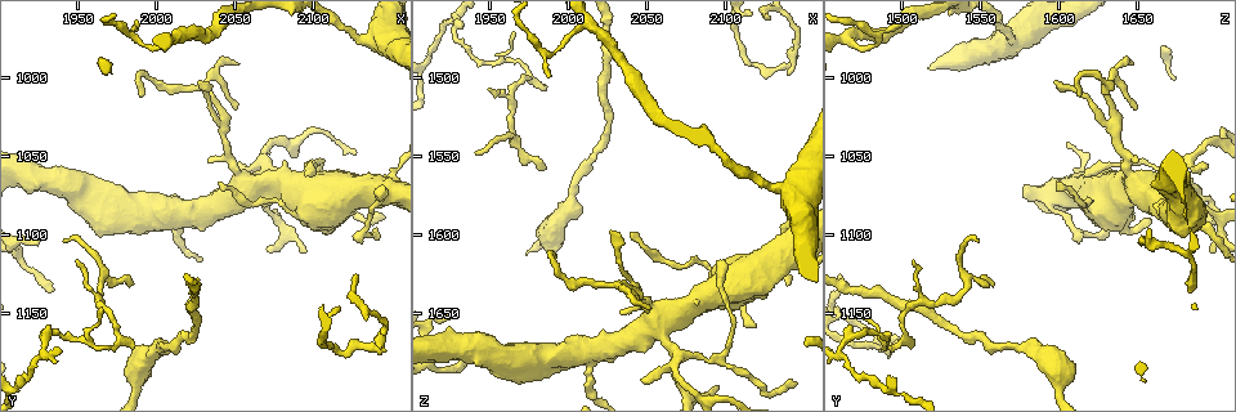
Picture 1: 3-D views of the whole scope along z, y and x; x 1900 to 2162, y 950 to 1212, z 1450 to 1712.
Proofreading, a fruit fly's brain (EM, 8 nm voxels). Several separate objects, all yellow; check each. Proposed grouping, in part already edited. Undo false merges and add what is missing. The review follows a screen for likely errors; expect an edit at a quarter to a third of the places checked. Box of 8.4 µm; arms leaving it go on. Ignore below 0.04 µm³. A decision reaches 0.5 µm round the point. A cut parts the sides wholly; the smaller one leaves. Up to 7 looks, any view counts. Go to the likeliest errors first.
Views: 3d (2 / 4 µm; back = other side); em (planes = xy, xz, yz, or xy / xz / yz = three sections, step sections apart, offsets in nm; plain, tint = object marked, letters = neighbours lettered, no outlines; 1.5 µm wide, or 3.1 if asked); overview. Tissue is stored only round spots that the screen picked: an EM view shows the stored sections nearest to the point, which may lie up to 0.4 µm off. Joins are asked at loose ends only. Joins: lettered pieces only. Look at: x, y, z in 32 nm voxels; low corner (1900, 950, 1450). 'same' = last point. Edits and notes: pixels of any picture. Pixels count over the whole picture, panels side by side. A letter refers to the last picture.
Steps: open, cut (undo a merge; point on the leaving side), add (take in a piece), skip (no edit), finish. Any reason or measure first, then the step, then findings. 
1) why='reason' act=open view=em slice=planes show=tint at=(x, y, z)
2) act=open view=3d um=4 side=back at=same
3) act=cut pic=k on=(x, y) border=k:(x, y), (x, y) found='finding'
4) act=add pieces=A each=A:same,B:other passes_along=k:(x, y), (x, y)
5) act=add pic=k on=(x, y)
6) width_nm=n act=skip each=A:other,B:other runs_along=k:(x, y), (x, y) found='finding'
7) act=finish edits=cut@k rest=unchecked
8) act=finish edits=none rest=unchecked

why='an open end' act=open view=em slice=planes show=letters at=(2048, 1058, 1692)

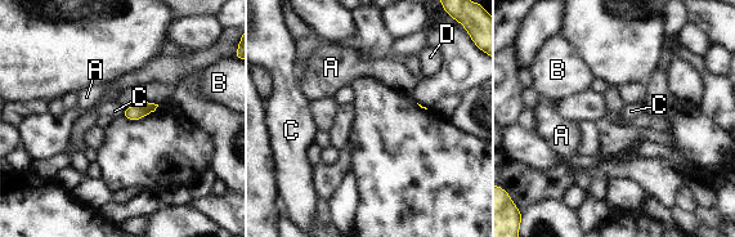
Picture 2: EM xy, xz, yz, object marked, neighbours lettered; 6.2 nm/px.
act=skip each=A:other,B:other,C:other,D:other border=2:(125, 108), (121, 115) found='none of them fits'

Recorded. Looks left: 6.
why='an open end' act=open view=3d um=2 at=(1982, 1134, 1558)

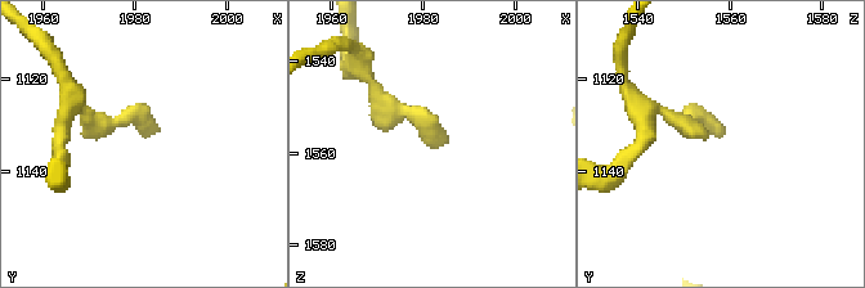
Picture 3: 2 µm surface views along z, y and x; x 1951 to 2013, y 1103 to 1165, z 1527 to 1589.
act=open view=em slice=yz step=8 show=letters at=(1983, 1132, 1559)

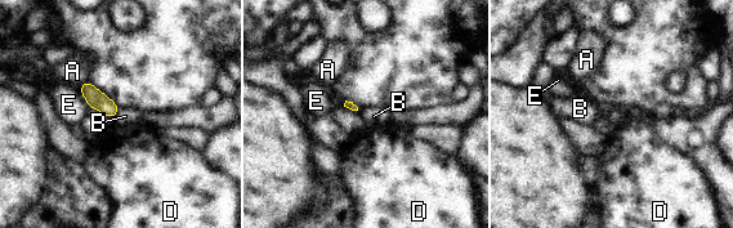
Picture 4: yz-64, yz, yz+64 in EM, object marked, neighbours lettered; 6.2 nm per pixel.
act=skip each=A:other,B:other,D:other,E:other border=4:(119, 110), (114, 119) found='none of them fits'

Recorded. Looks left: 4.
why='free end' act=open view=em slice=xz step=4 show=plain at=(2116, 1090, 1660)

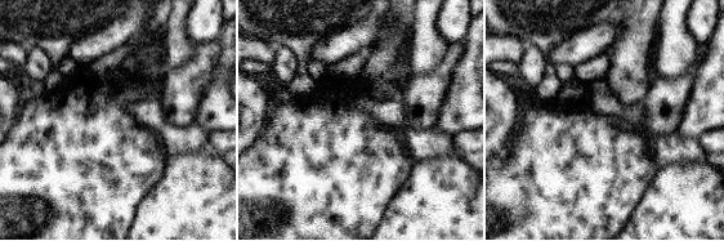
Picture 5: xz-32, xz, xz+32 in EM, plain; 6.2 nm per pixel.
act=open view=em slice=xz step=4 show=tint at=same

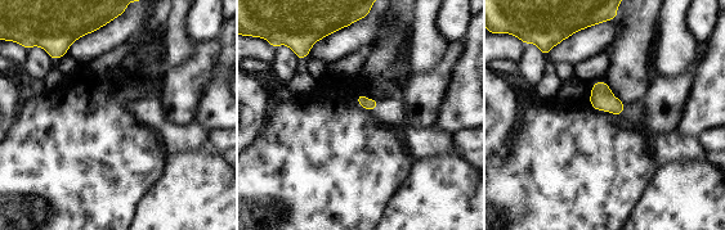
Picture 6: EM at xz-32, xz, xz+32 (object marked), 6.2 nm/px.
act=open view=em slice=xz step=4 show=letters at=same

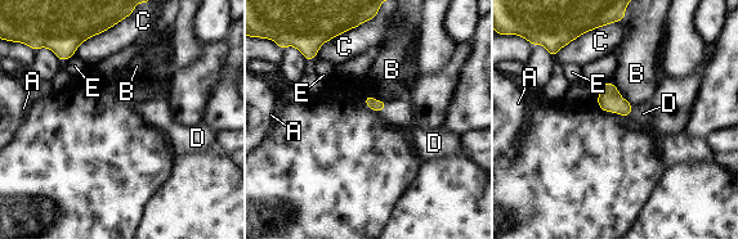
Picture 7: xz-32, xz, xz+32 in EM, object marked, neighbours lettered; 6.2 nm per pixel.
act=add pieces=D each=A:other,B:other,C:other,D:same,E:other passes_along=7:(609, 99), (630, 111), (643, 113) found='the cell continues'

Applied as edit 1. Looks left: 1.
act=finish edits=add@7 rest=unchecked

